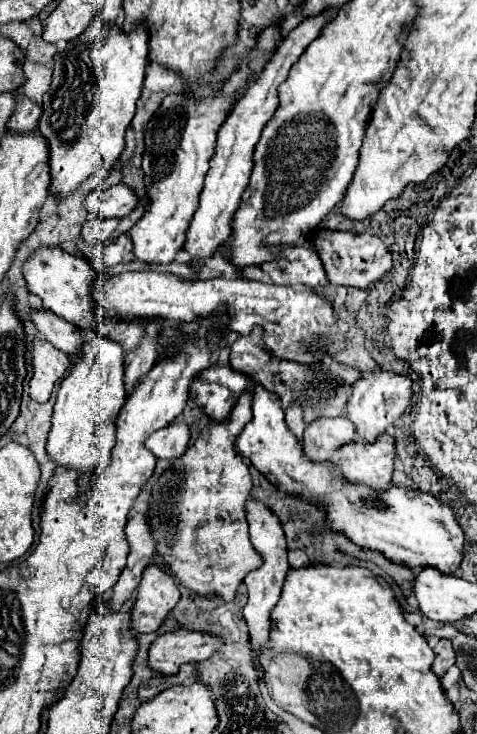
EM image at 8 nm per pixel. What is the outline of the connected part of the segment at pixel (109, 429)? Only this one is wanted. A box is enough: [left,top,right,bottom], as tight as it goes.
[48,318,164,494]

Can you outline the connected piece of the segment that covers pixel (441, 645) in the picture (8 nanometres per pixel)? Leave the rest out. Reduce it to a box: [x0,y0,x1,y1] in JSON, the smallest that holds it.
[432,638,454,678]

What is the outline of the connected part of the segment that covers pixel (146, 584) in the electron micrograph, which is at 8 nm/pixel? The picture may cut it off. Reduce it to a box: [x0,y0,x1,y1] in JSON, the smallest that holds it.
[132,564,180,632]

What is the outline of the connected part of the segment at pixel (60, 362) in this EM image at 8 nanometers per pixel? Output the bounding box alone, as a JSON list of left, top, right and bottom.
[30,340,70,402]

